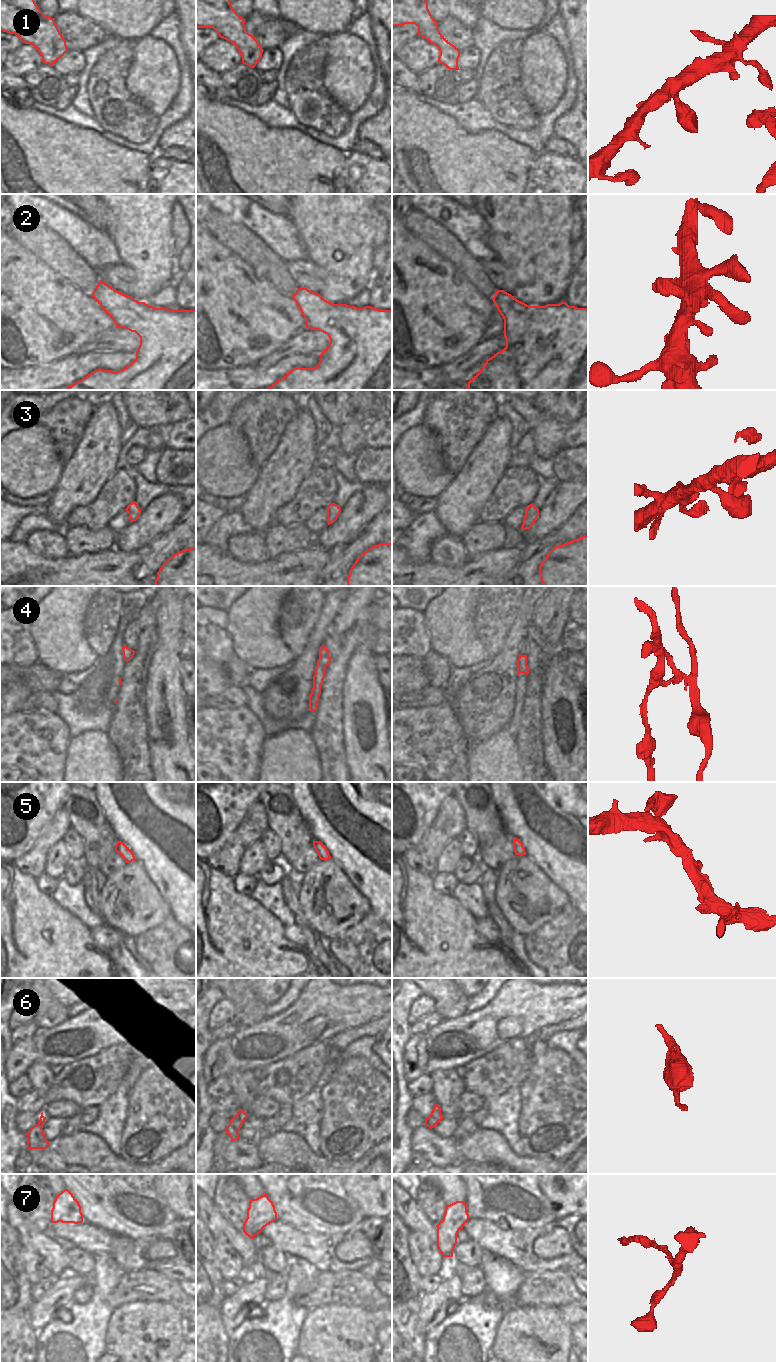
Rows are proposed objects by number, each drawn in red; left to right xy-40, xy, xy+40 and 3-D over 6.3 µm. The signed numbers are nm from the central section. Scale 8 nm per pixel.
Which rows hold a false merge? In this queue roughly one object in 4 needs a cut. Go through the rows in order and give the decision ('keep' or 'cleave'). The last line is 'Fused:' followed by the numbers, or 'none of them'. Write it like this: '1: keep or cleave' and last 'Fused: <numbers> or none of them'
1: keep
2: keep
3: cleave
4: cleave
5: keep
6: keep
7: keep
Fused: 3, 4

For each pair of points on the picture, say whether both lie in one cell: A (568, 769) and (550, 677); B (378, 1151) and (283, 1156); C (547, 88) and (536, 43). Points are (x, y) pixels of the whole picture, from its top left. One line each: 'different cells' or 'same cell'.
A: same cell
B: same cell
C: same cell

